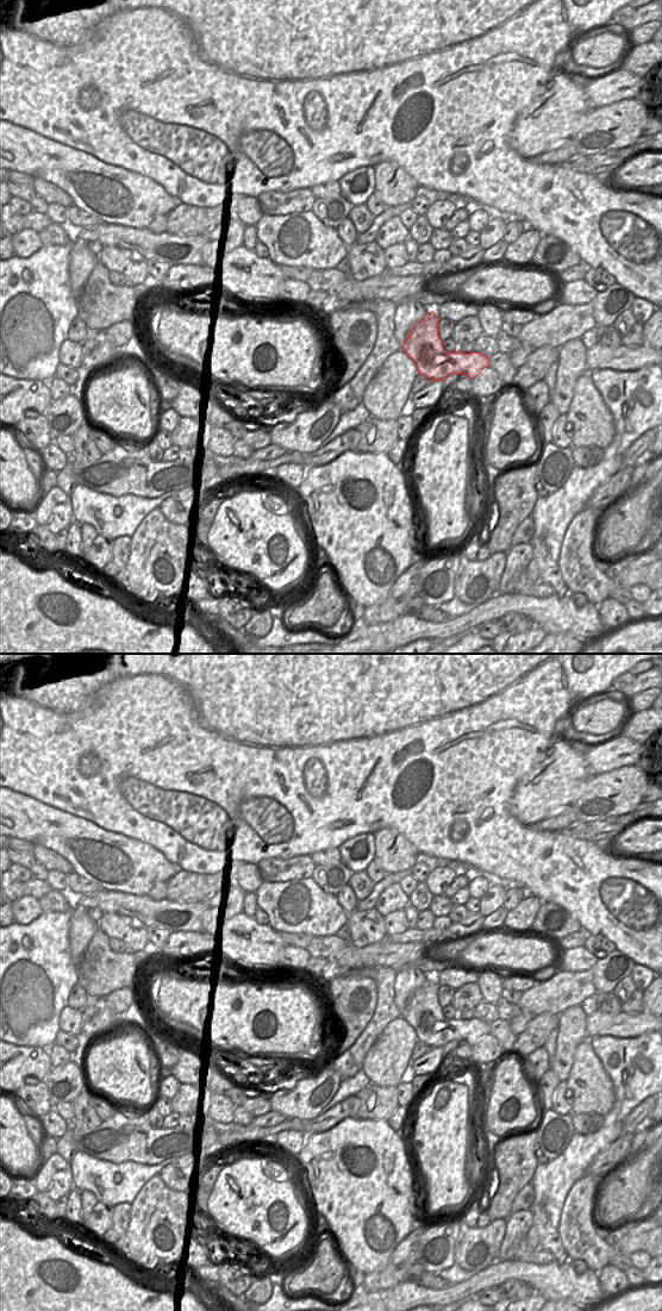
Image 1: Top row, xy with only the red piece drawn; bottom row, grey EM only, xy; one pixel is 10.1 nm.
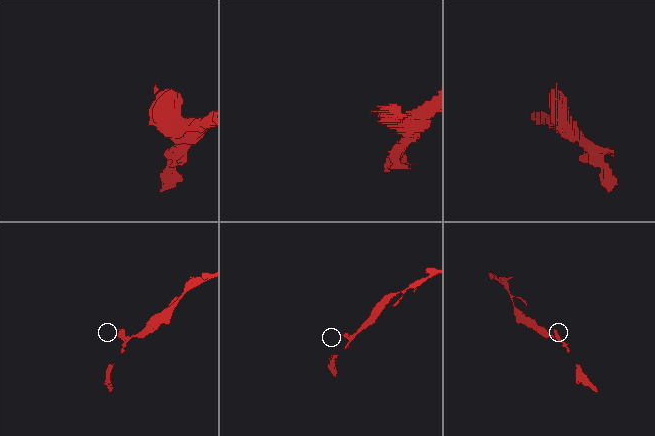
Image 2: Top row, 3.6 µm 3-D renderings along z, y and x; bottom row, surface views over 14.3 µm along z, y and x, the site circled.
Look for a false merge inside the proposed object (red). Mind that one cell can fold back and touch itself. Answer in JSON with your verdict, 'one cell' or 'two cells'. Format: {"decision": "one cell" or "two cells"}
{"decision": "two cells"}

